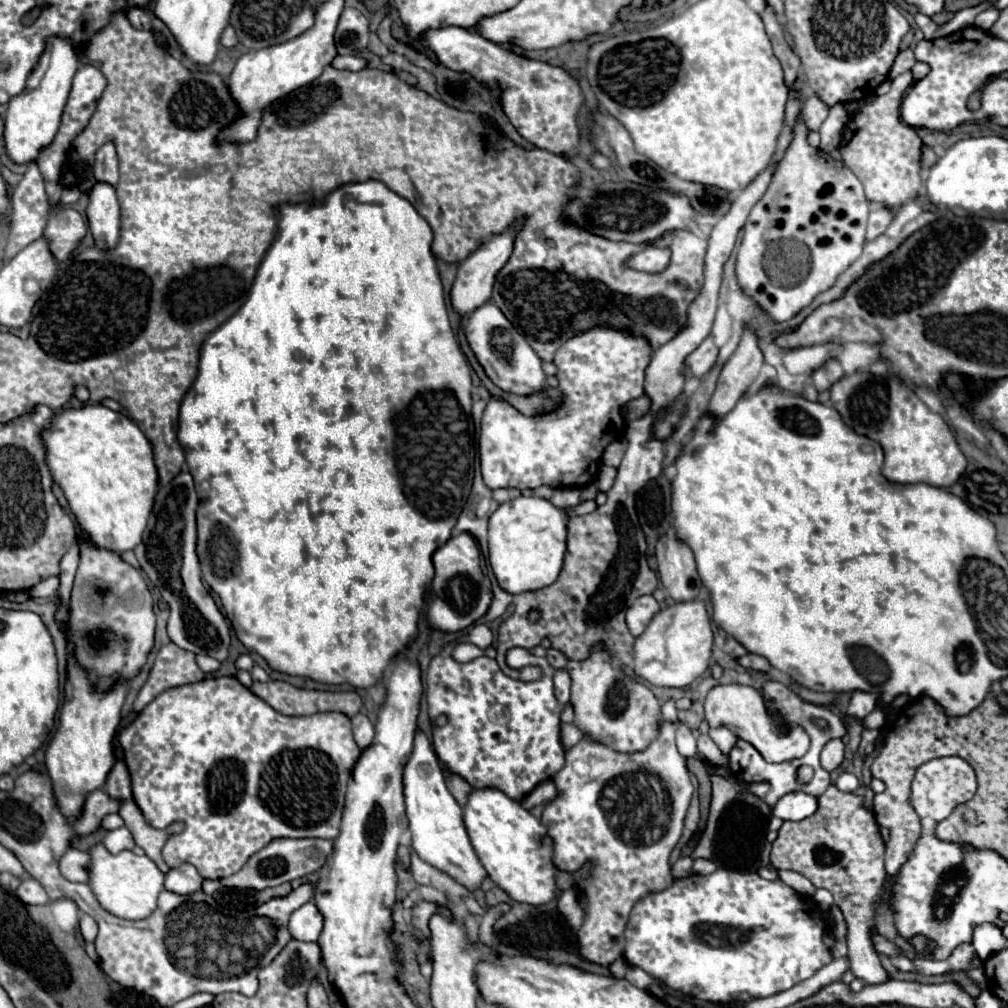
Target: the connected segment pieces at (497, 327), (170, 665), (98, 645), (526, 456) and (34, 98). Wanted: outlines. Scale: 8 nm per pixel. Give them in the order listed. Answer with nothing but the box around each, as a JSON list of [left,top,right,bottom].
[[464,302,548,396],[134,642,204,712],[68,532,154,688],[480,328,652,490],[4,38,78,164]]

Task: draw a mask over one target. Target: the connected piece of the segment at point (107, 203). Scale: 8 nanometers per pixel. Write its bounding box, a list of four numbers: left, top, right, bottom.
[88,182,120,250]

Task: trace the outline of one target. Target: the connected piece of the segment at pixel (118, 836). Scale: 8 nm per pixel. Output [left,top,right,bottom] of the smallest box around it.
[104,826,134,854]

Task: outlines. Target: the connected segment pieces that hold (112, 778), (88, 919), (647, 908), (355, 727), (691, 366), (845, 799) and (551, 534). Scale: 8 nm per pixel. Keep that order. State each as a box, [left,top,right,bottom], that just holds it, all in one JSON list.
[[102,760,132,802],[80,916,98,942],[624,868,832,1002],[352,714,374,750],[684,338,718,378],[770,784,888,984],[488,496,566,594]]

